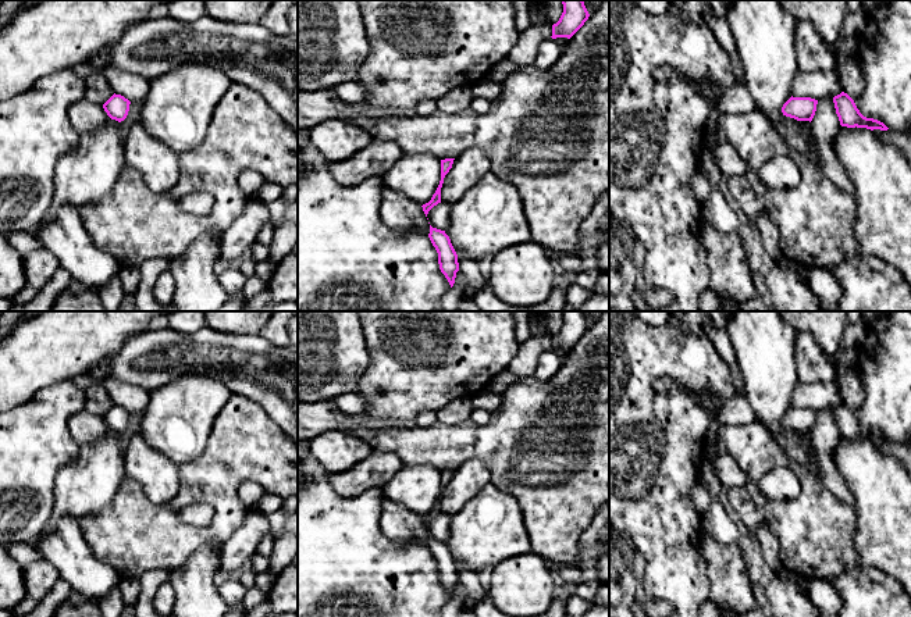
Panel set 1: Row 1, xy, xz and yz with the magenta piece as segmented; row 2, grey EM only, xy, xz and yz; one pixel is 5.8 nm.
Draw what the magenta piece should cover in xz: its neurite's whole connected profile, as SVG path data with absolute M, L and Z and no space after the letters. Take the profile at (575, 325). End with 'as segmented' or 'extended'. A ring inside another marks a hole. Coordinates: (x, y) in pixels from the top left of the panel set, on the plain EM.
M562 311L562 315L563 324L559 332L552 336L552 350L570 350L590 328L583 311Z; as segmented

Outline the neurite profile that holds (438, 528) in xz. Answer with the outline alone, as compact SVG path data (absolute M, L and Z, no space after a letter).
M438 514L427 525L428 534L433 539L446 542L451 535L451 517L446 514Z

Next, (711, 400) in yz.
M712 392L707 393L707 395L704 395L701 404L708 407L712 411L712 421L711 421L709 429L707 432L705 442L715 445L720 439L720 436L719 436L719 432L720 432L719 414L723 407L720 397Z

